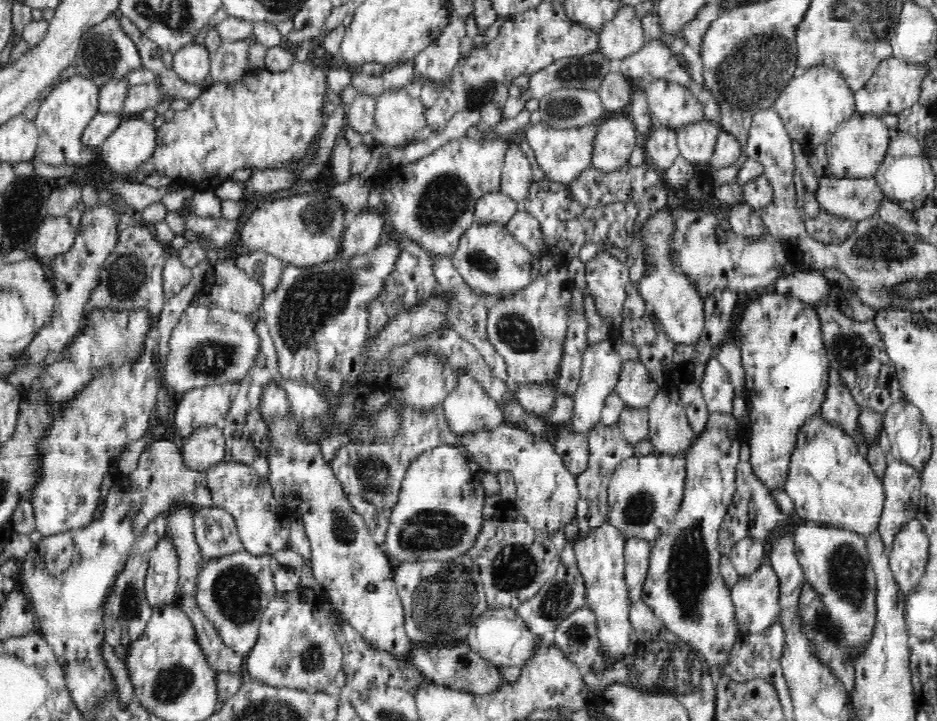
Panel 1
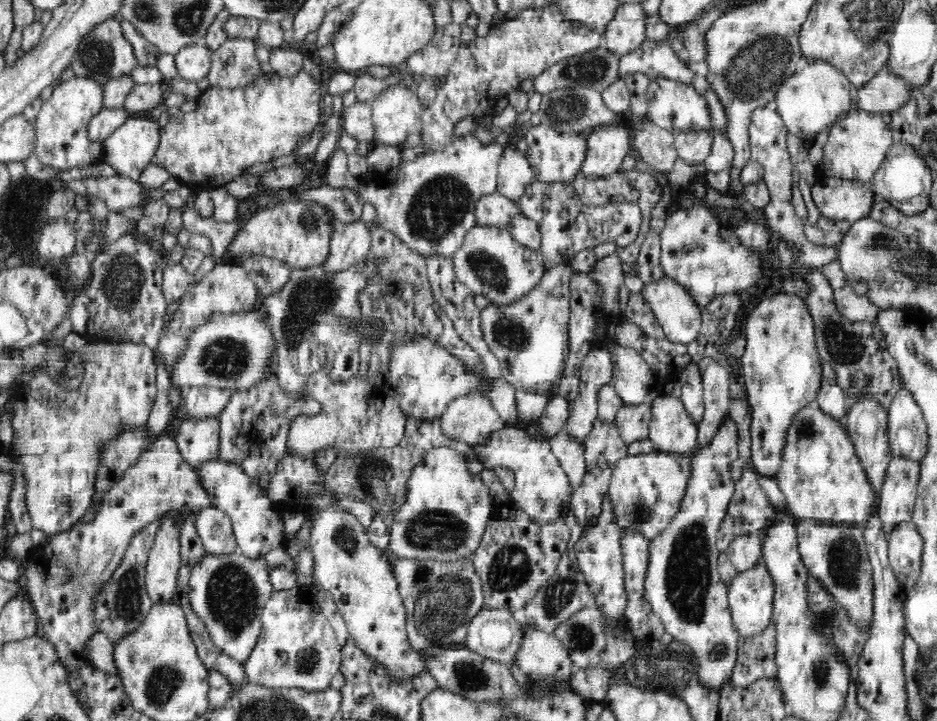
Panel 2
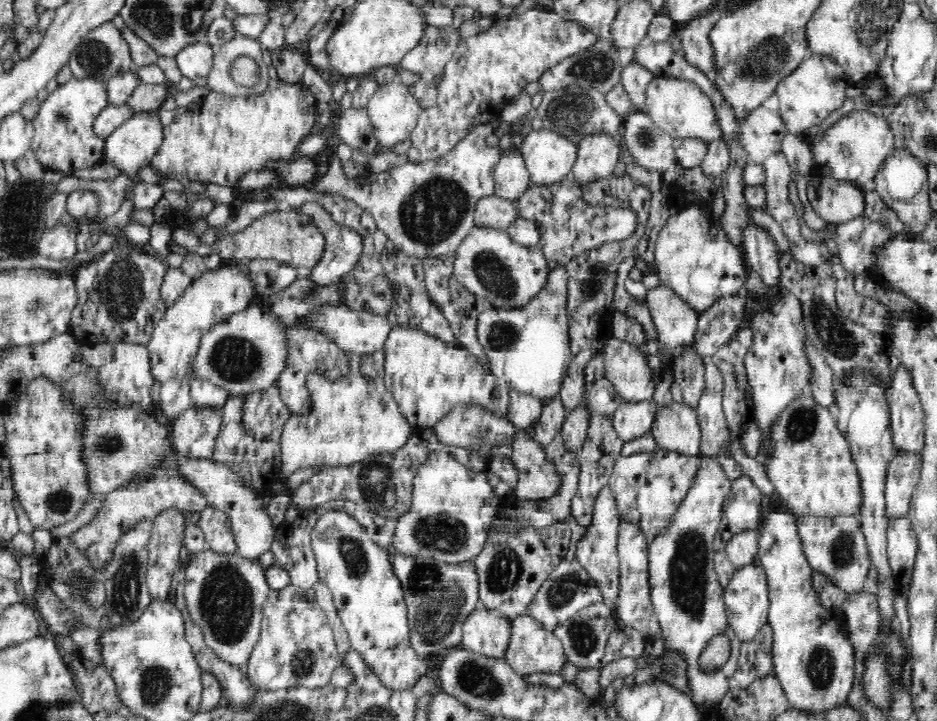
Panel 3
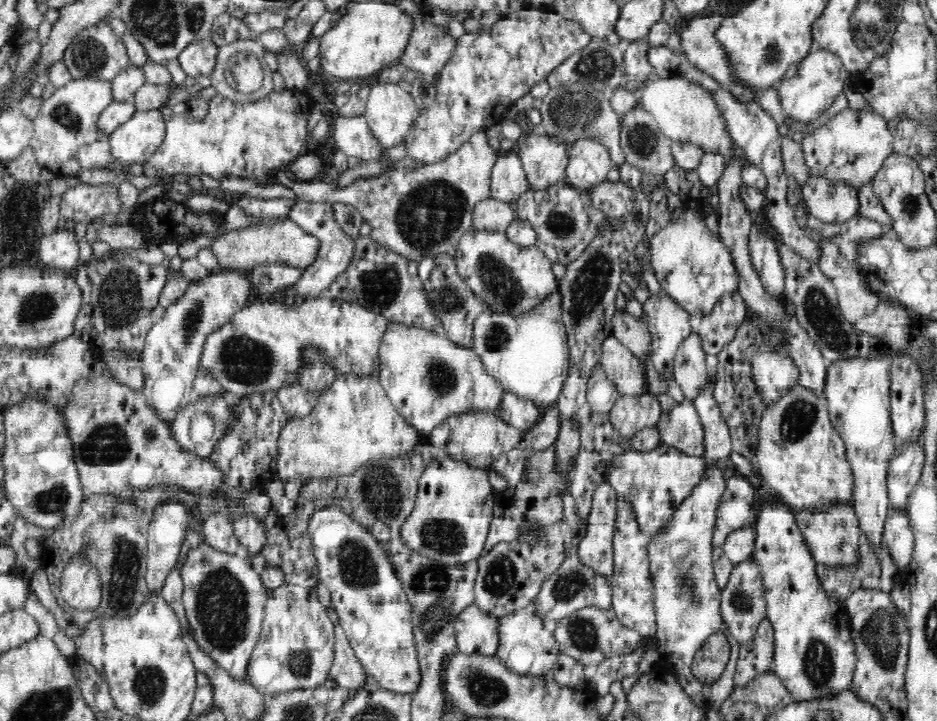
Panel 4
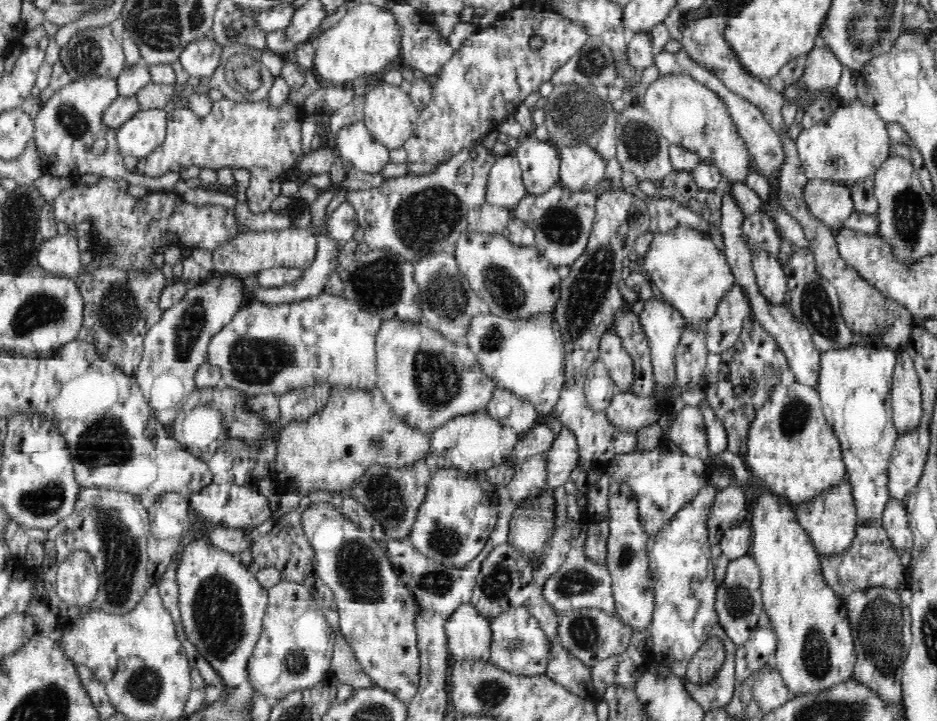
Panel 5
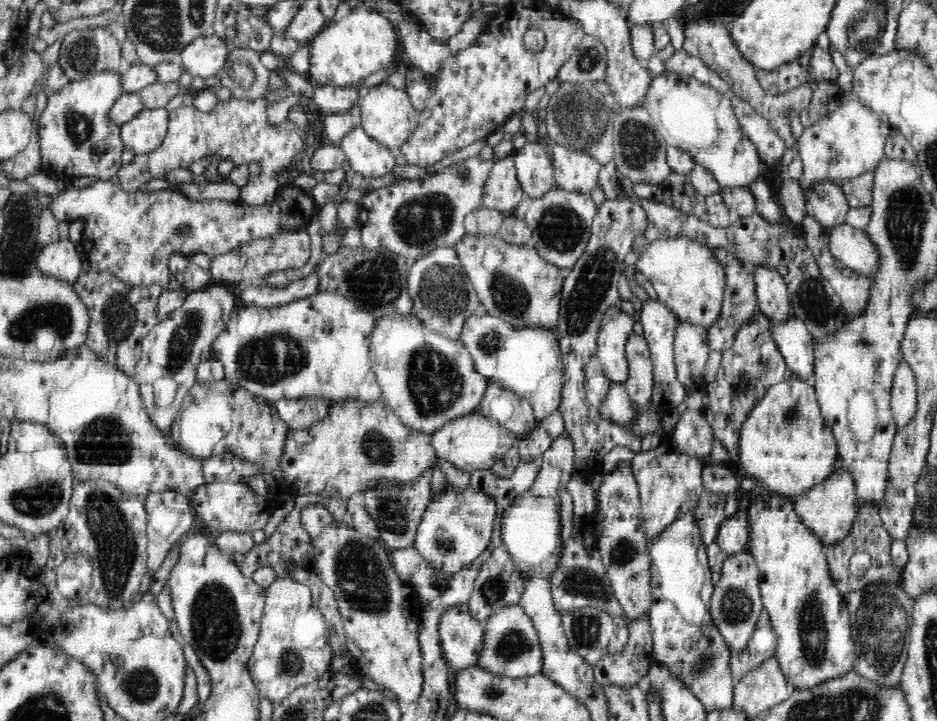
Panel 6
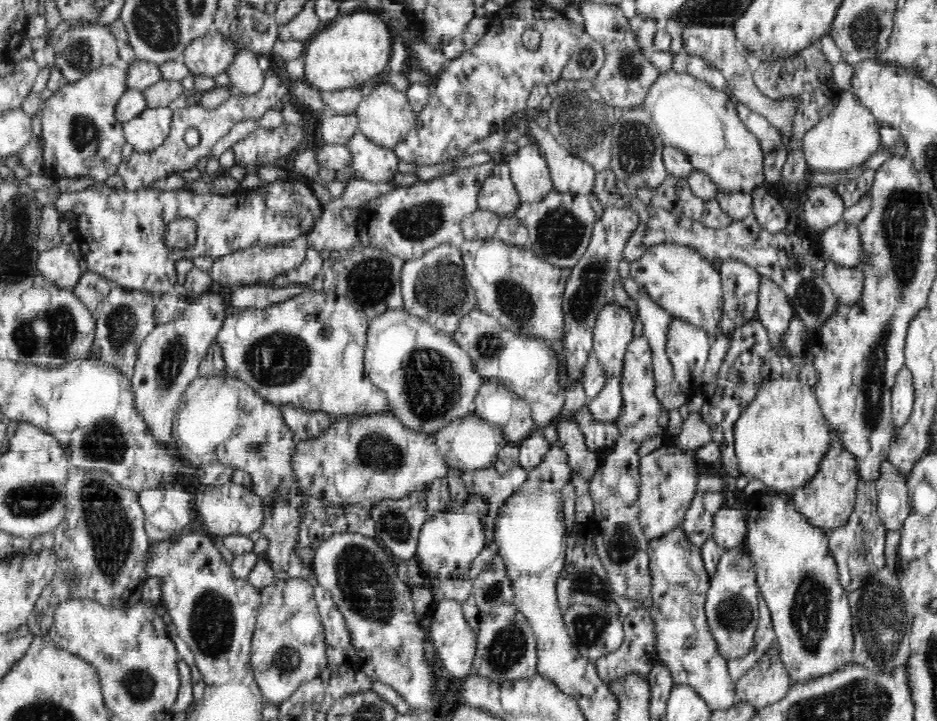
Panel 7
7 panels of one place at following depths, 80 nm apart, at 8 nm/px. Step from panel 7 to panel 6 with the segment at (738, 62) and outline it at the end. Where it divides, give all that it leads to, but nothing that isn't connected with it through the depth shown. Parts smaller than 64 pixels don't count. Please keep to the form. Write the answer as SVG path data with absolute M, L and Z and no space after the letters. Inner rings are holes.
M700 22L684 26L685 40L683 49L690 55L699 58L706 64L706 67L716 72L724 82L733 90L738 98L750 103L758 114L761 114L768 124L777 132L777 135L787 144L788 148L794 148L796 141L792 137L790 117L798 114L812 102L812 85L800 83L796 88L776 96L768 93L762 83L758 81L757 74L749 62L744 60L729 33L729 26L724 22Z

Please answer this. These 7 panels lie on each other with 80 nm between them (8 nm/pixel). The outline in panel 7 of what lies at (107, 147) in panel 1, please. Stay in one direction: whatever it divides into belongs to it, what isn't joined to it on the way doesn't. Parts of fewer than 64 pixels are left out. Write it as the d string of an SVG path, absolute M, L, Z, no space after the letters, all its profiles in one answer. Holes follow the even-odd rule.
M146 107L136 118L123 122L123 133L133 152L152 152L162 146L170 130L172 115L170 107Z

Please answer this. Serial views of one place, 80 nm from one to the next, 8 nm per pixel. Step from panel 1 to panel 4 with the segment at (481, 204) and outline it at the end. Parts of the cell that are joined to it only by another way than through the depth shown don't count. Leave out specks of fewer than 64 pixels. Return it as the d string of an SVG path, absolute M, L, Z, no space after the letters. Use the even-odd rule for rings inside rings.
M492 196L478 201L472 210L473 226L477 229L505 232L507 226L516 218L517 214L513 204Z

